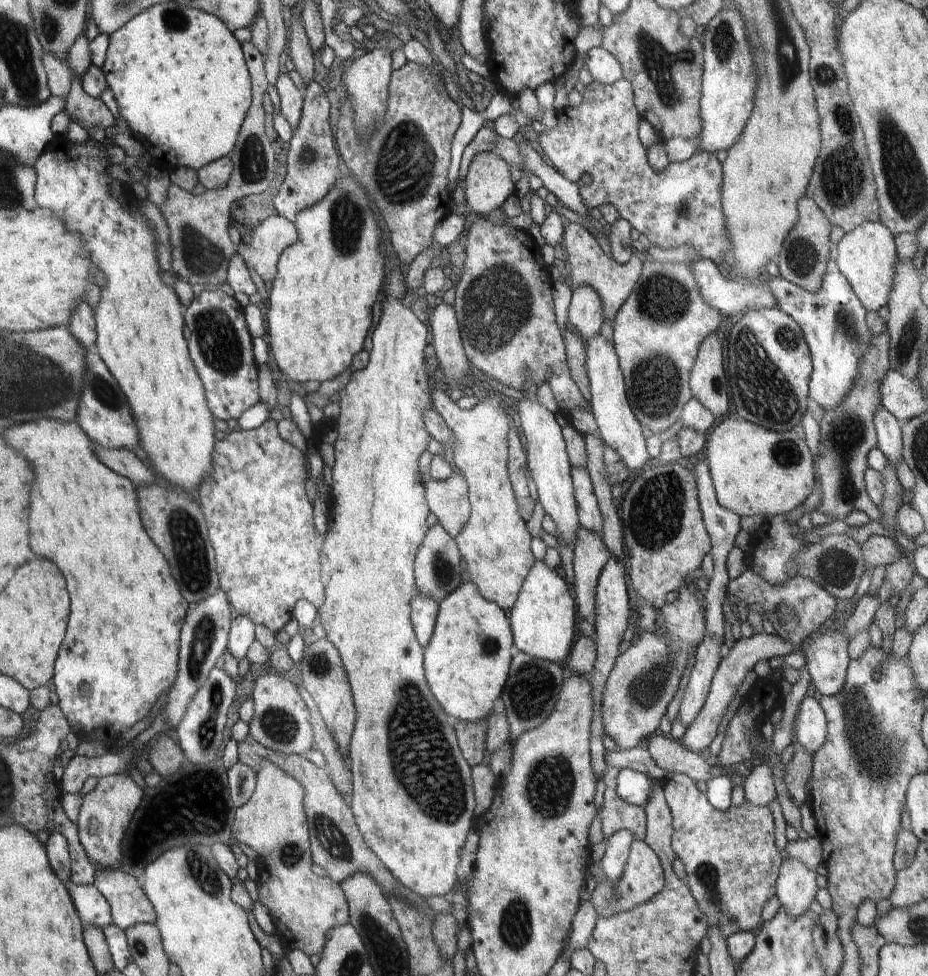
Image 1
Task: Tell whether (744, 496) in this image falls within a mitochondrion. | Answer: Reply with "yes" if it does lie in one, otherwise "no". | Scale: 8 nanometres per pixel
no

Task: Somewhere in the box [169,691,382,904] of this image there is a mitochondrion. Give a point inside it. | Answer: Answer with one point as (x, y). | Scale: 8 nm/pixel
(329, 834)

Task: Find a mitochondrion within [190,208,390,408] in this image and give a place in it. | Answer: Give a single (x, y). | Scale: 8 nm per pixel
(218, 342)

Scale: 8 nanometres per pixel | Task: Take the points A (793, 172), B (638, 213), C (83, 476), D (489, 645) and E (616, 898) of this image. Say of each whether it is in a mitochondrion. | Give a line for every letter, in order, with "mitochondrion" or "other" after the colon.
A: other
B: other
C: other
D: mitochondrion
E: mitochondrion

